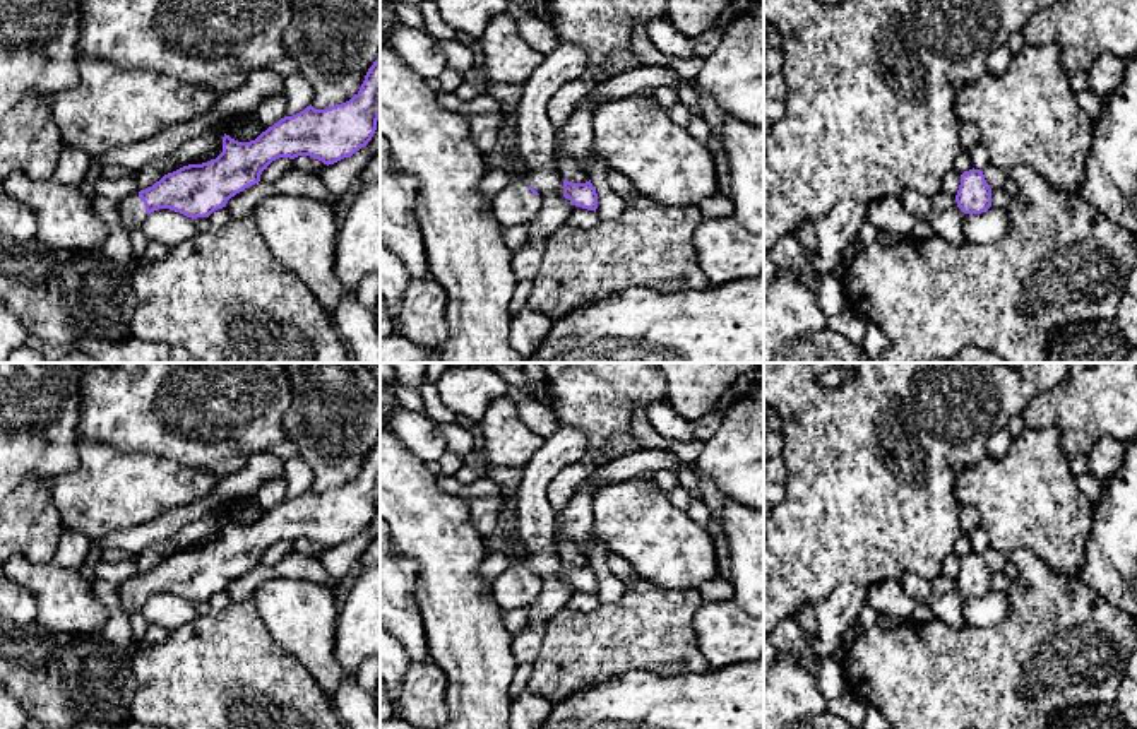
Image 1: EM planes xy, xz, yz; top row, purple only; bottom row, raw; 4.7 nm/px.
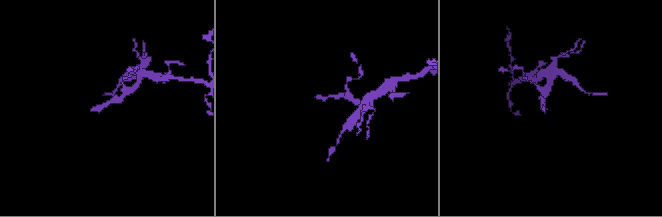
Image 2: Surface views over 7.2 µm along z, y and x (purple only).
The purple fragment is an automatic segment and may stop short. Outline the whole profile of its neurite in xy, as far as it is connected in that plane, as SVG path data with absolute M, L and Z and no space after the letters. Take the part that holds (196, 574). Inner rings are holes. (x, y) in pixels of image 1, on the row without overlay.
M380 440L349 484L325 493L310 488L281 501L250 525L224 517L223 536L216 542L183 549L118 585L120 606L132 616L159 592L192 602L209 601L226 590L231 580L259 566L262 554L279 541L310 539L329 549L353 539L372 524L378 500Z

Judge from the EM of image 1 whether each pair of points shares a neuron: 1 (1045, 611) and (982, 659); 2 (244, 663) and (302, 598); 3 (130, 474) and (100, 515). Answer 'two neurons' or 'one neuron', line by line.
1: one neuron
2: two neurons
3: one neuron

